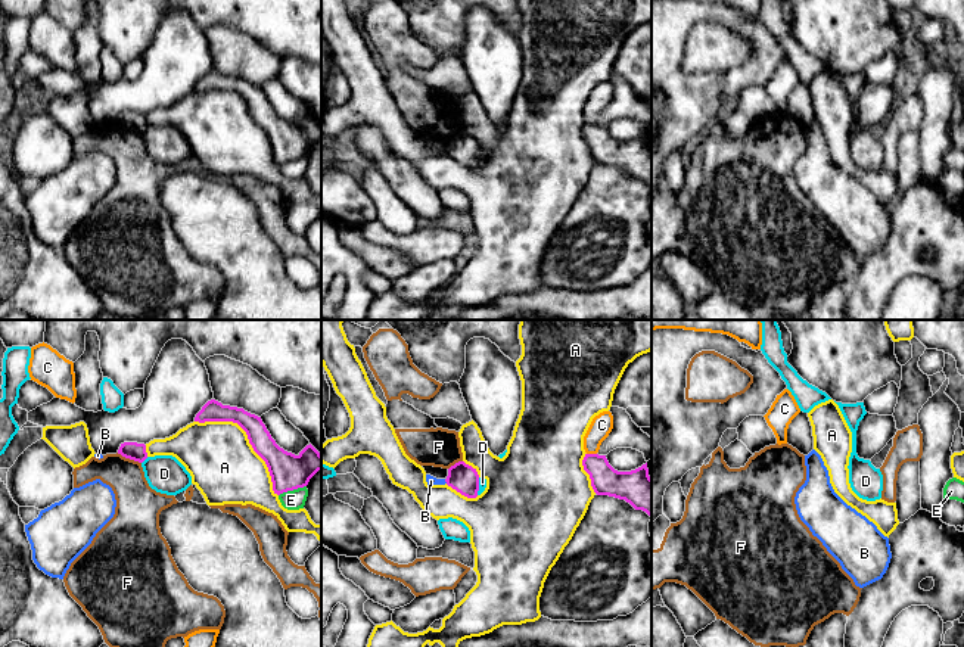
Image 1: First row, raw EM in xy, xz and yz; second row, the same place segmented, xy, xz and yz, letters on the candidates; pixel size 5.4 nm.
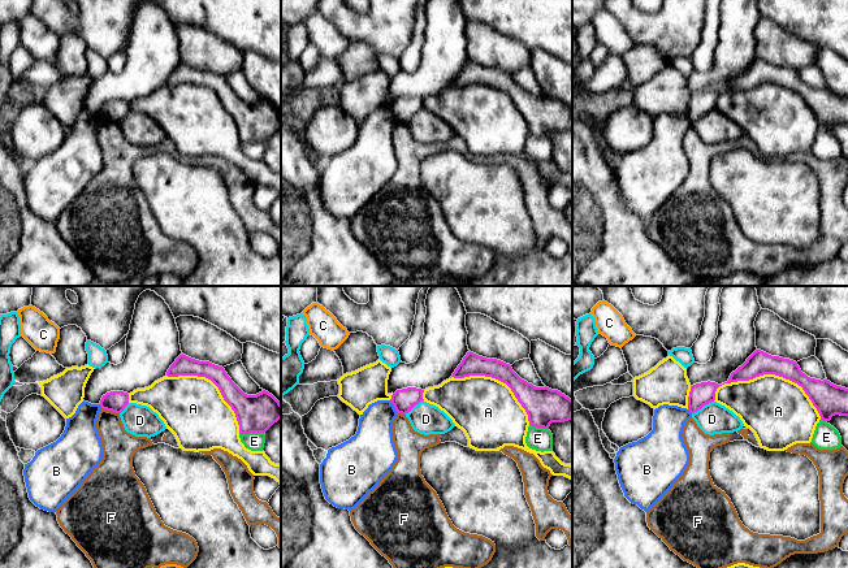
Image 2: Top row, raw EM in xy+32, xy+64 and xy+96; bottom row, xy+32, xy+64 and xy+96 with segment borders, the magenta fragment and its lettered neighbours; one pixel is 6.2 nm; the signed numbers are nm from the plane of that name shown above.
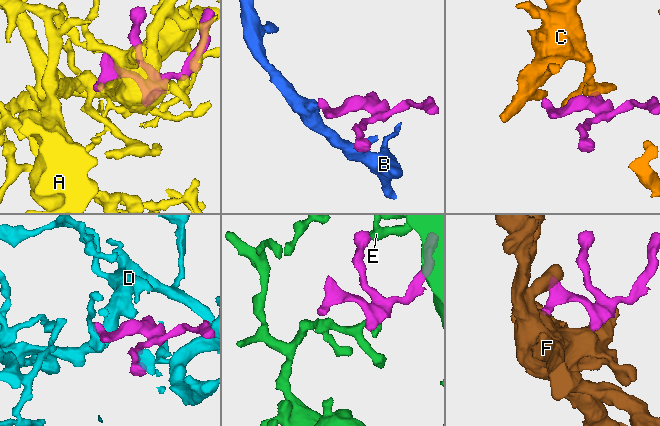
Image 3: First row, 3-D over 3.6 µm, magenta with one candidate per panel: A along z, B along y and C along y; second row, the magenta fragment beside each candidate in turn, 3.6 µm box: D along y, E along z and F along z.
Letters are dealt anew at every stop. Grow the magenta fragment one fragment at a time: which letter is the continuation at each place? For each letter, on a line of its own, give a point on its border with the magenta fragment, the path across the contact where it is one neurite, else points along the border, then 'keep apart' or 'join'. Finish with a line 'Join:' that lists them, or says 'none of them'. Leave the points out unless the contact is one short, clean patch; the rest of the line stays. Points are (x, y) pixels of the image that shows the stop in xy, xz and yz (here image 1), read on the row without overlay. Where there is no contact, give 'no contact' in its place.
A: xy (248, 108) | keep apart
B: xz (445, 151) | along xz (444, 149), (447, 152) | keep apart
C: xz (591, 124) | keep apart
D: xy (145, 128) | keep apart
E: xy (292, 159) | keep apart
F: xy (128, 127) | keep apart
Join: none of them

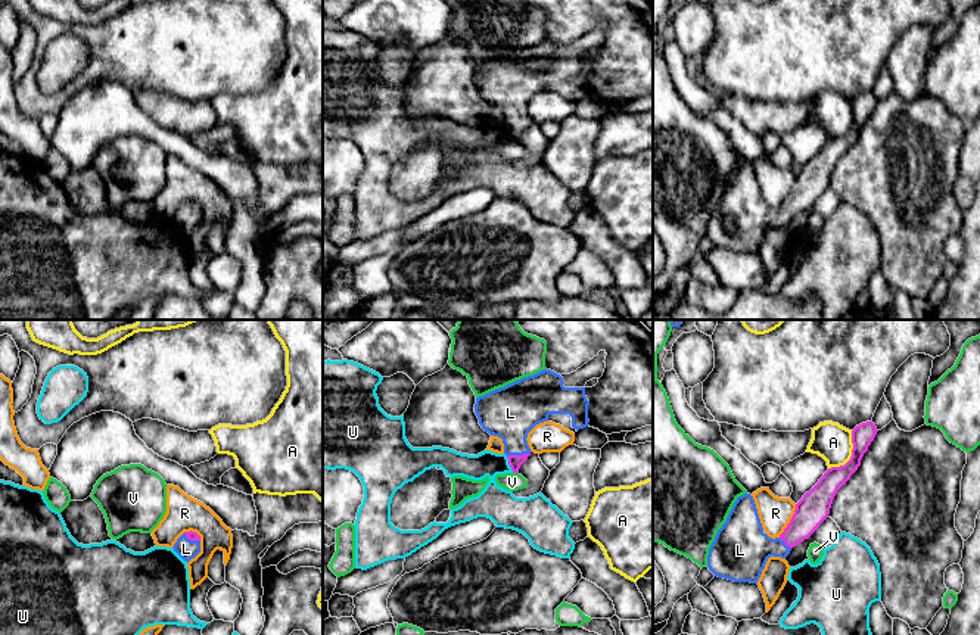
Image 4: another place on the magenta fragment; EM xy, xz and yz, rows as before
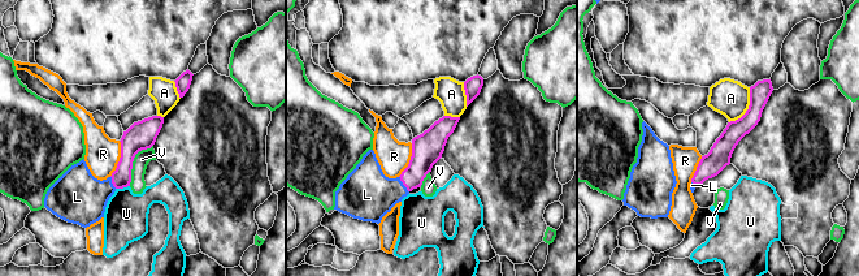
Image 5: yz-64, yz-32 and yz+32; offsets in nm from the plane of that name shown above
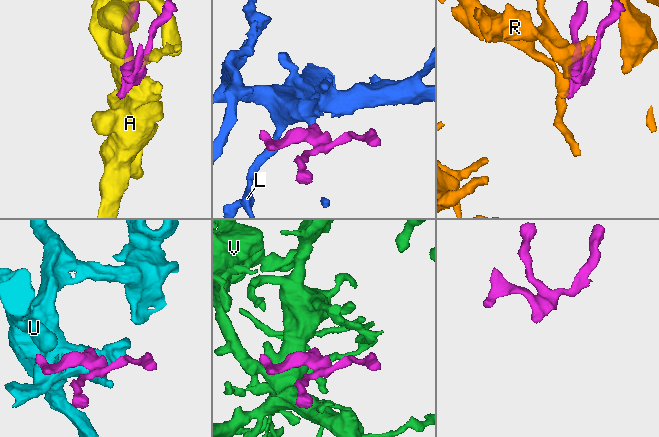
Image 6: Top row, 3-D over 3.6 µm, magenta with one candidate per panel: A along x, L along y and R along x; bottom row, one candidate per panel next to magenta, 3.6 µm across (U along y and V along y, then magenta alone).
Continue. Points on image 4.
A: yz (852, 125) | keep apart
L: xz (518, 125) | across xz (515, 131), (518, 125), (510, 83) | join
R: yz (790, 190) | keep apart
U: xz (510, 134) | keep apart
V: xz (516, 142) | keep apart
Join: L

